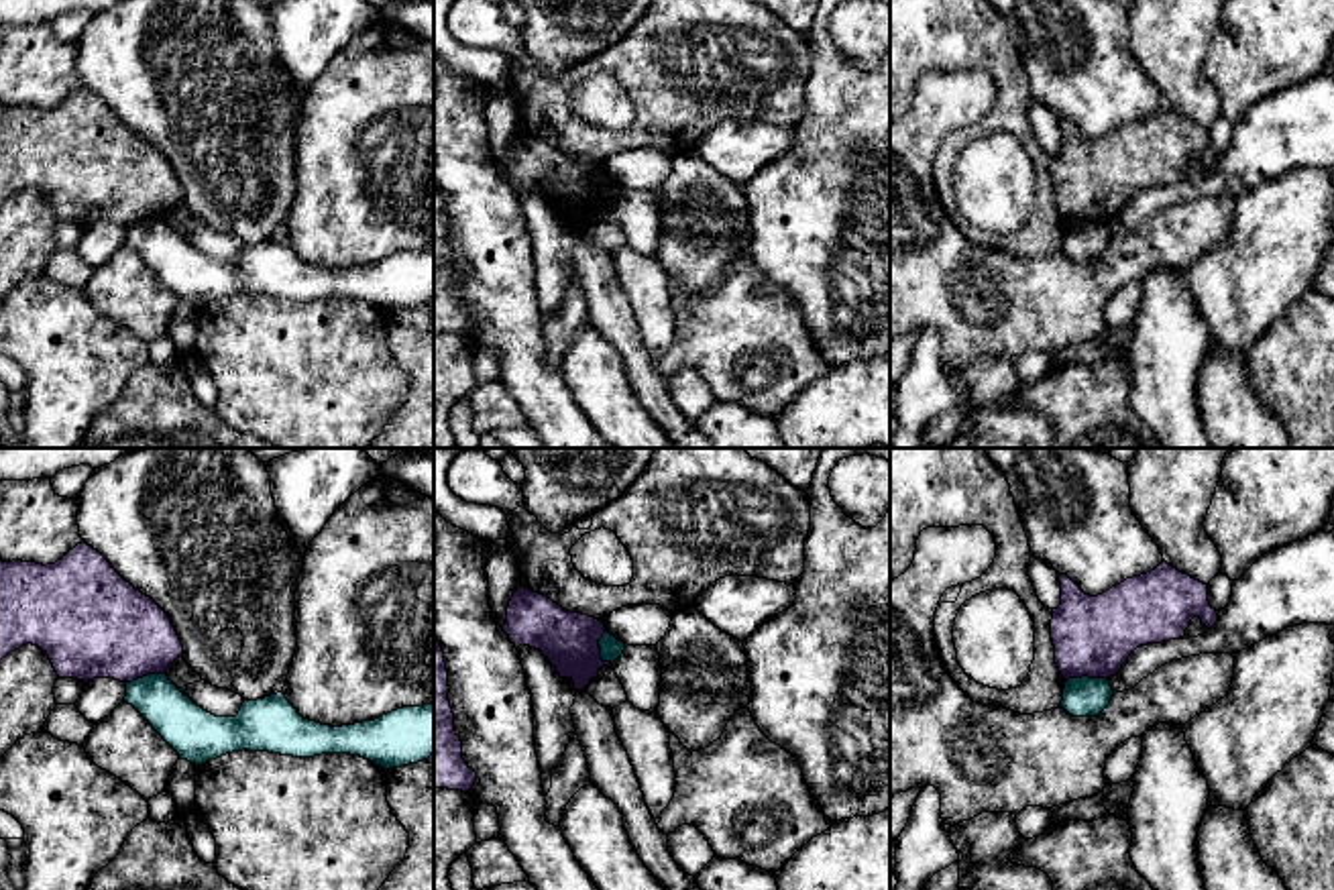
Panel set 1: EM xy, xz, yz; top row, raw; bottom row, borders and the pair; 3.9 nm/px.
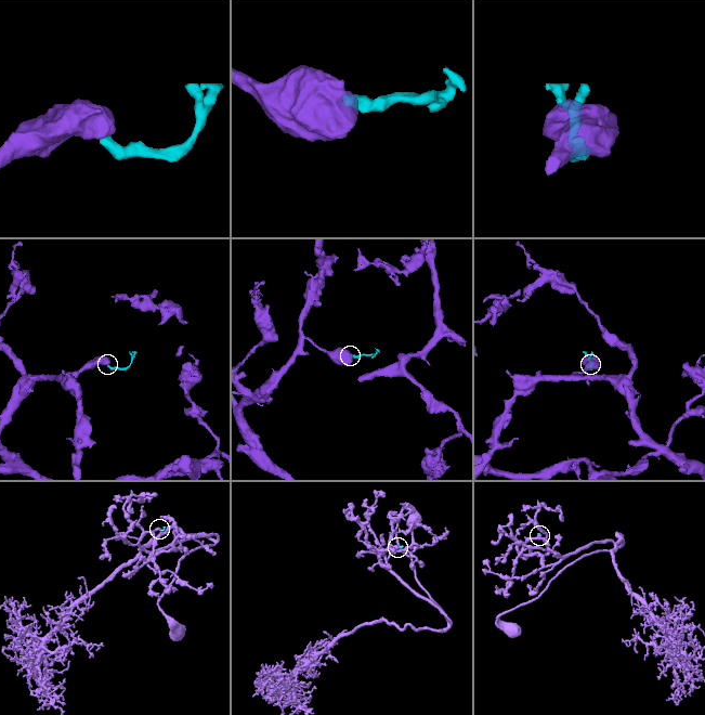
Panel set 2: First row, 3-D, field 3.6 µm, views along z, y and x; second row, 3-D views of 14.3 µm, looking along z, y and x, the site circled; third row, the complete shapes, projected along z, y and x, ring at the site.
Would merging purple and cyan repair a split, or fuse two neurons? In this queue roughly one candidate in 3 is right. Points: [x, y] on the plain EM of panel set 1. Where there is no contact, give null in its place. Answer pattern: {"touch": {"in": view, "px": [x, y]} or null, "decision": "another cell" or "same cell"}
{"touch": {"in": "xz", "px": [599, 194]}, "decision": "another cell"}

